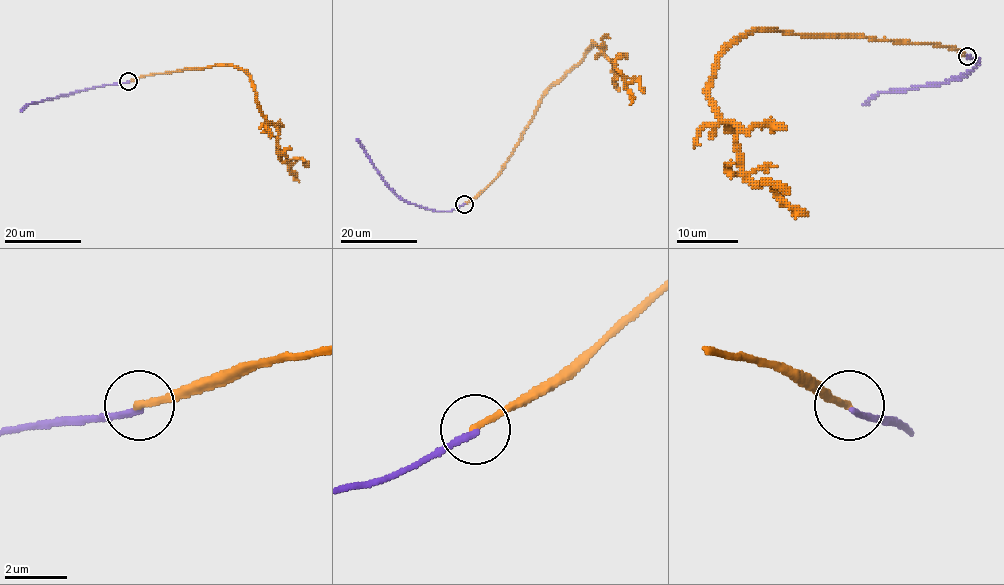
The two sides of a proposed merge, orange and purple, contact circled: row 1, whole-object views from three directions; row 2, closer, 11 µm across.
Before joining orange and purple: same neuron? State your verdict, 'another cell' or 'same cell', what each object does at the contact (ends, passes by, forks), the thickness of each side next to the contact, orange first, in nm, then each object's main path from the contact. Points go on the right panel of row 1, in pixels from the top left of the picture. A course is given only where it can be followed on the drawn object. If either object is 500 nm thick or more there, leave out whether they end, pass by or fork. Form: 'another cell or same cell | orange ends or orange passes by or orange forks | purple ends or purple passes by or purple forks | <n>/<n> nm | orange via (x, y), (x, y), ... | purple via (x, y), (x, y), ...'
another cell | orange ends | purple ends | 220/180 nm | orange via (968, 56), (843, 35), (751, 30), (739, 36), (719, 58), (711, 105), (736, 128), (737, 165), (808, 214) | purple via (968, 56), (980, 64), (963, 76), (906, 90), (889, 90), (870, 98), (863, 104)

